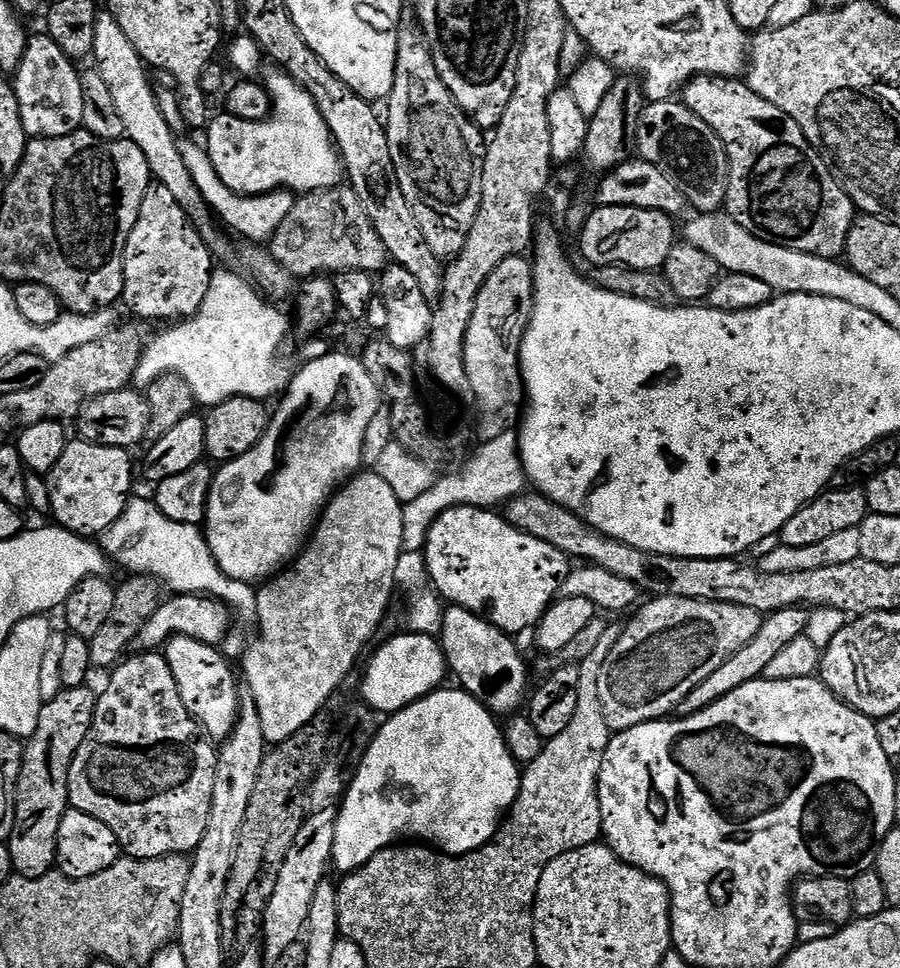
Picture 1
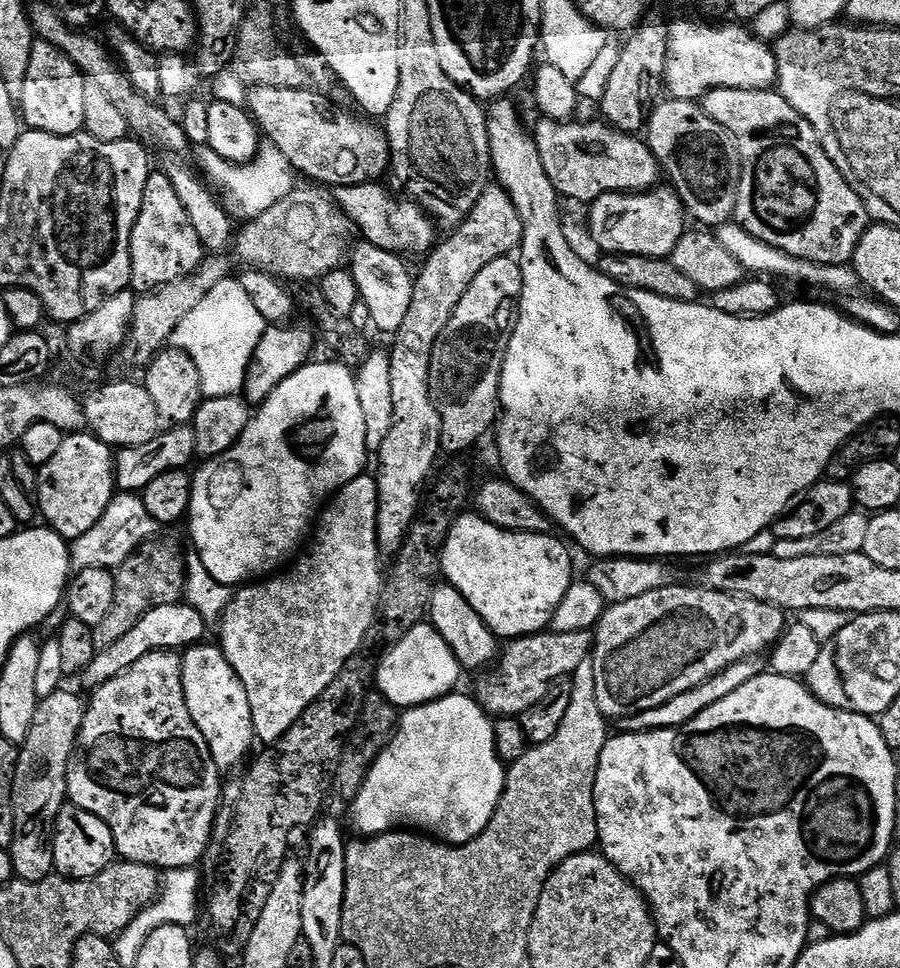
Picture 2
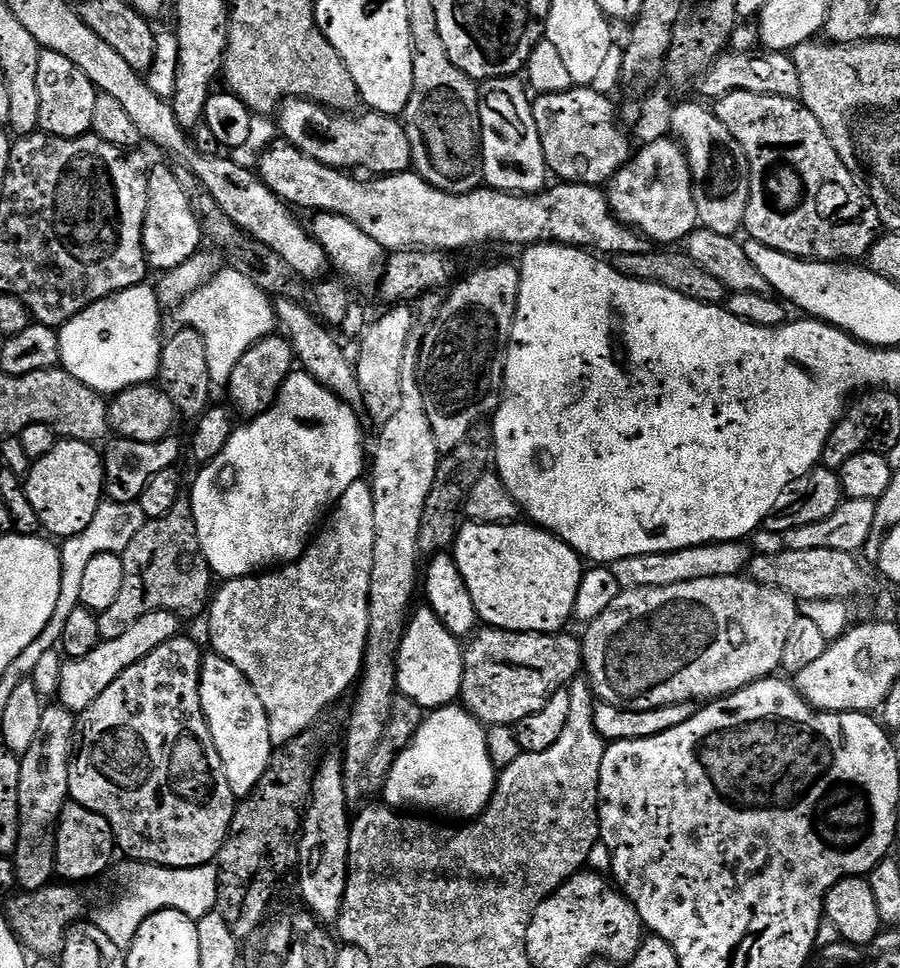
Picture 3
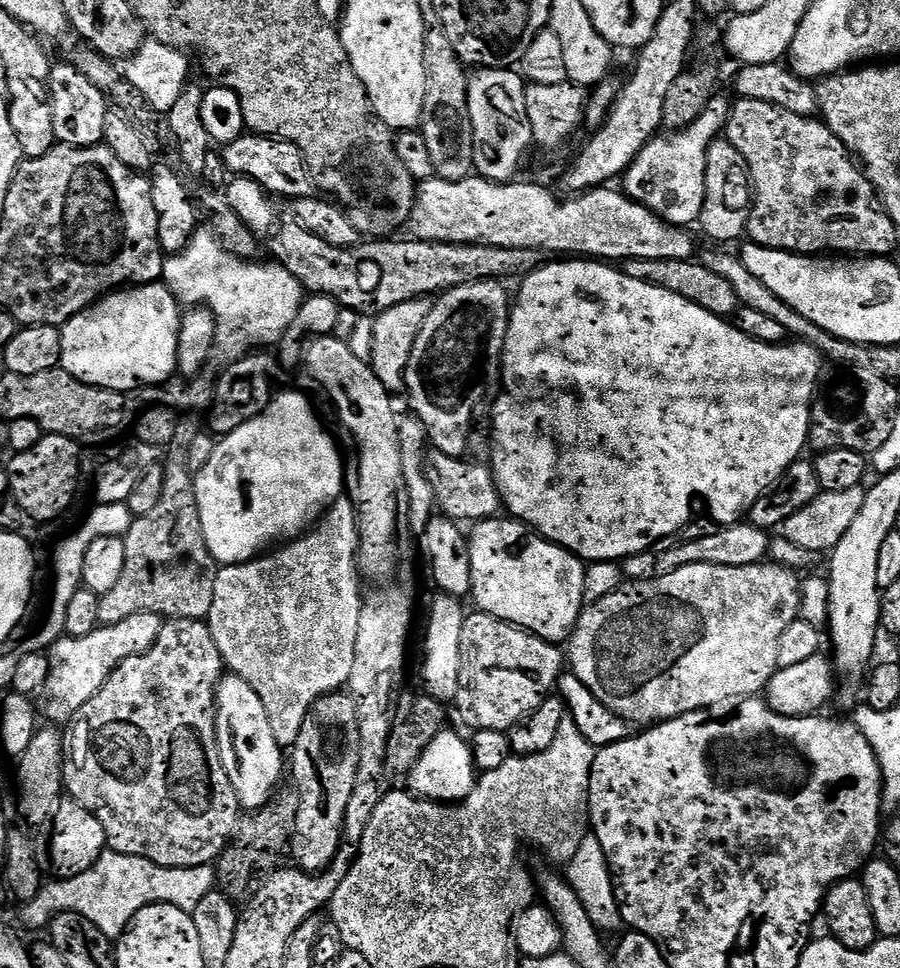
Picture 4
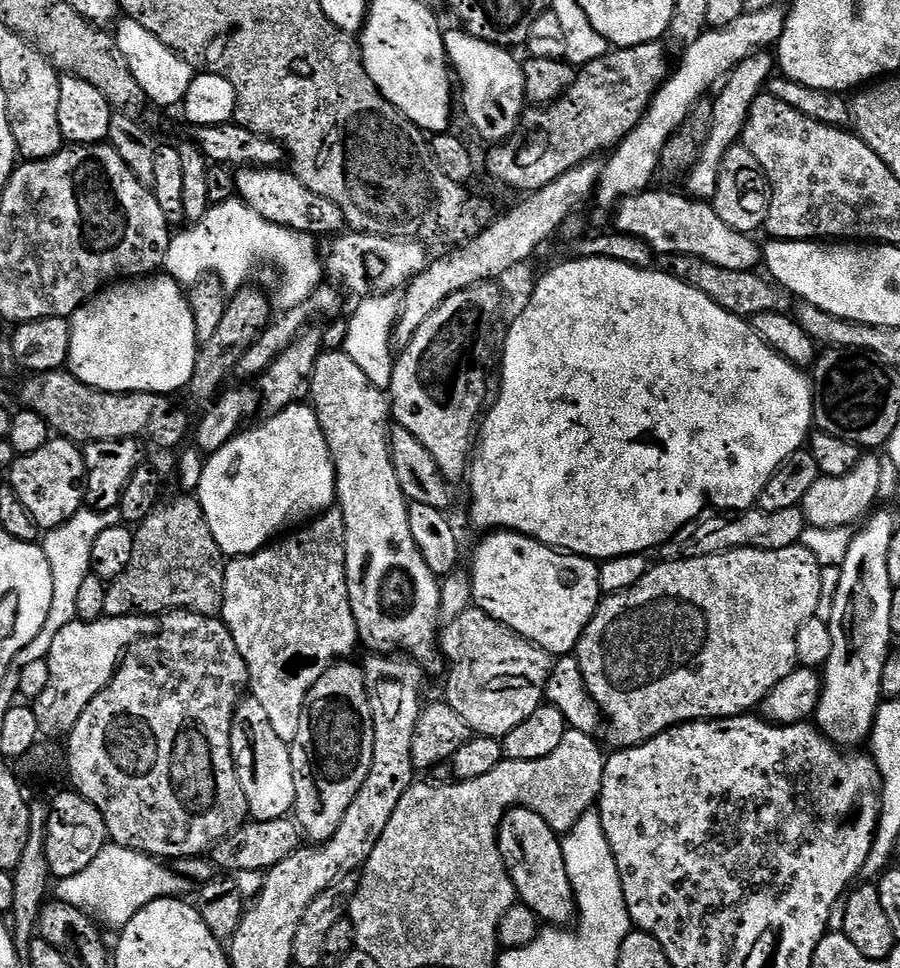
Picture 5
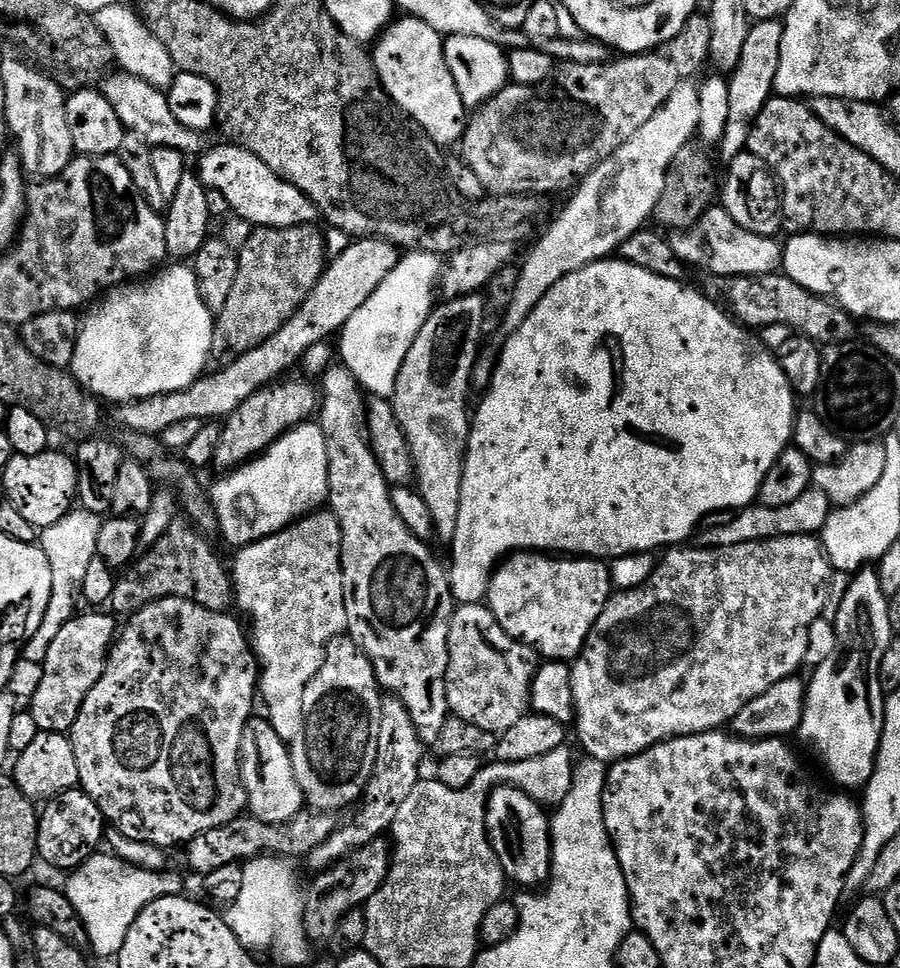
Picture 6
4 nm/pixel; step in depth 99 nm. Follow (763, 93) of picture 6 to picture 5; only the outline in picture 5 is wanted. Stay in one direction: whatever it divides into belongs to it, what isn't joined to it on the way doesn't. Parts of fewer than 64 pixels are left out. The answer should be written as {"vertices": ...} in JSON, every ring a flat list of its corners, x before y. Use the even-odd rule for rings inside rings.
{"vertices":[[768,50,756,52,752,56,747,56,741,64,737,64,728,73,719,91,715,93,712,105,712,129,708,140,700,148,700,157,697,158,686,176,688,179,686,192,689,197,700,202,708,202,715,197,716,183,720,177,720,167,724,156,731,148,737,147,738,141,743,137,744,127,754,102,765,91,769,81,773,79,772,68,774,72,773,53]]}

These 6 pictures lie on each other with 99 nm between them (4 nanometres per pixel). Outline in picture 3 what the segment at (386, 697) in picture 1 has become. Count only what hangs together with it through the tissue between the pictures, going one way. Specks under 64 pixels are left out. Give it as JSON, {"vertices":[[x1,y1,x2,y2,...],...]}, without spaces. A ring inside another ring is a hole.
{"vertices":[[418,608,411,613,400,640,400,652,396,655,396,686,399,695,410,698,419,708,447,708,460,700,464,673,462,644,442,626,442,622,438,622,431,608]]}

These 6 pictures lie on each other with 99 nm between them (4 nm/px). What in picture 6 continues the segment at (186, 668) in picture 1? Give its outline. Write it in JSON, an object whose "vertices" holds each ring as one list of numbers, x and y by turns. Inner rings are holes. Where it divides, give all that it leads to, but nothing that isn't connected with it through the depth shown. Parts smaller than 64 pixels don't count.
{"vertices":[[253,718,244,727,240,747,240,779,244,781,248,795,247,811,262,822,290,822,298,813,305,811,302,786,298,786,298,778,294,774,289,745,278,738,272,721,267,718]]}

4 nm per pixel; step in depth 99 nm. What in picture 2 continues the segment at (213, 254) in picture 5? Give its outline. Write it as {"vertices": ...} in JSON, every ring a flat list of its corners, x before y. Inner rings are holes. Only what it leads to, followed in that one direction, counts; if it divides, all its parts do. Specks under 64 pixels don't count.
{"vertices":[[229,278,218,282,218,286,214,286,214,290,210,290,210,294,182,318,182,322,178,322,170,344,194,358,205,397,239,396,244,391,244,379,254,350,258,350,258,342,262,342,265,327,258,306,250,302,239,279]]}

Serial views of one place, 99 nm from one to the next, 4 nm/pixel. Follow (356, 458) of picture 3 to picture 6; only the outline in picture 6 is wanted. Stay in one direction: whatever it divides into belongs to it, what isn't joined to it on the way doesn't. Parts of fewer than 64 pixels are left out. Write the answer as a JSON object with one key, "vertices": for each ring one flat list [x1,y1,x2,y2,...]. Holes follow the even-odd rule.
{"vertices":[[302,423,297,428,290,429,284,436,279,436,255,460,249,460,247,464,242,464,221,476,224,477,210,488,210,499,216,511,219,535,224,535,225,542,233,544,233,549,236,550,245,548,247,544,256,544,317,511,327,501,328,455,324,432,320,429,319,423]]}

